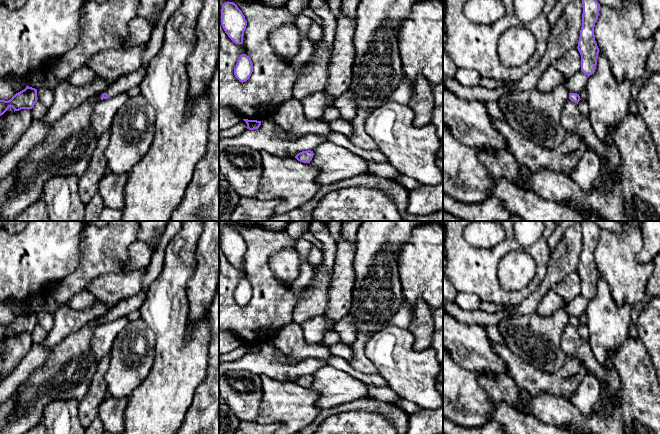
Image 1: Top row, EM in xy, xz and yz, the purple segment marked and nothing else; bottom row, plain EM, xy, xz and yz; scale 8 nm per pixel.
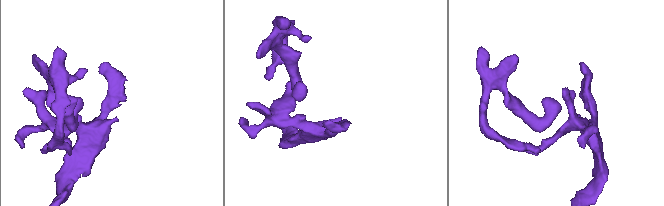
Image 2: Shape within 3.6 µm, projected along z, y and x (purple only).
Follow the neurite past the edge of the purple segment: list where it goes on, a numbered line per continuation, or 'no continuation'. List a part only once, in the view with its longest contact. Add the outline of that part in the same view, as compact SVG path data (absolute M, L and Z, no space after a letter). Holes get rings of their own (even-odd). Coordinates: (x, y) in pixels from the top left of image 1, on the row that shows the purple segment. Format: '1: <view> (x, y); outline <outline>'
1: xy (126, 82); outline M142 66L137 71L121 76L113 84L111 84L104 92L109 98L115 97L121 93L128 92L131 88L138 86L144 78L147 67Z

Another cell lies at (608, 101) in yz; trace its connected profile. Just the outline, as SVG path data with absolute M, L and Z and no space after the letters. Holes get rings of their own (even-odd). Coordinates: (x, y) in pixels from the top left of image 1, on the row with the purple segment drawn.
M599 50L595 72L587 79L589 122L600 141L613 149L608 131L629 113L631 82L614 78L606 56Z

